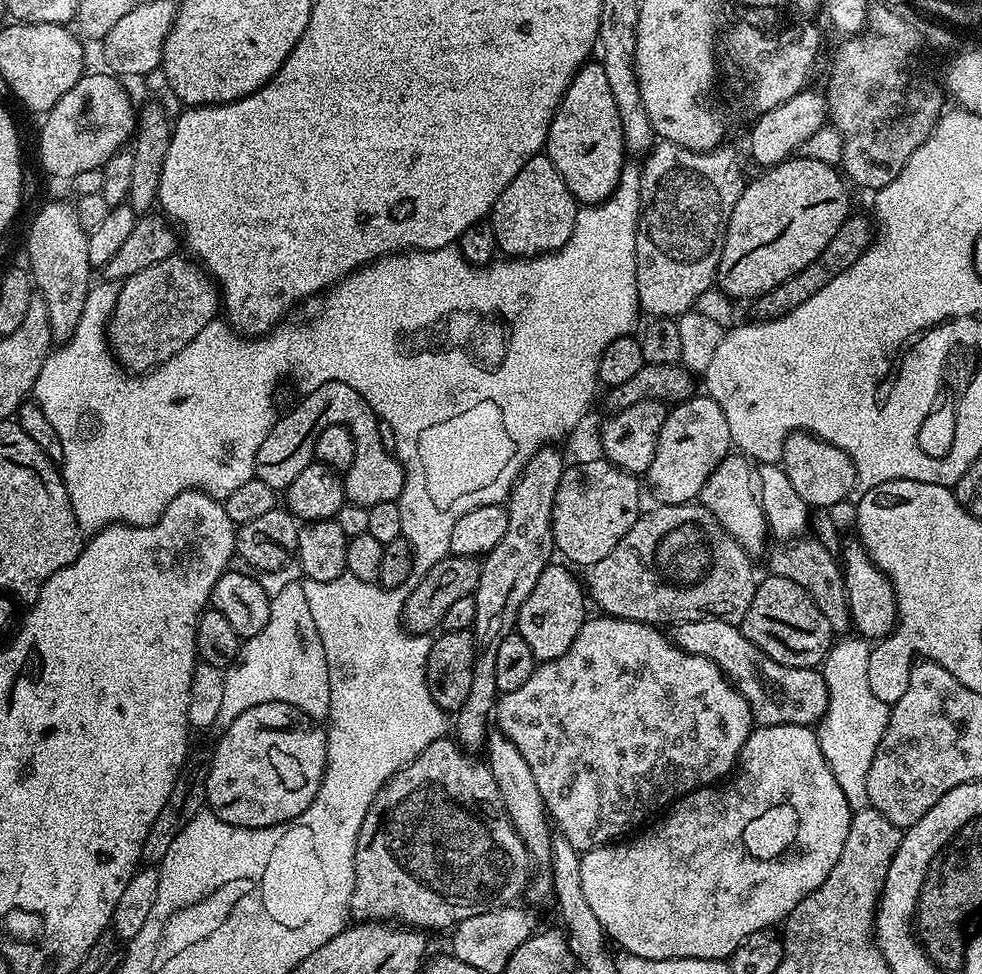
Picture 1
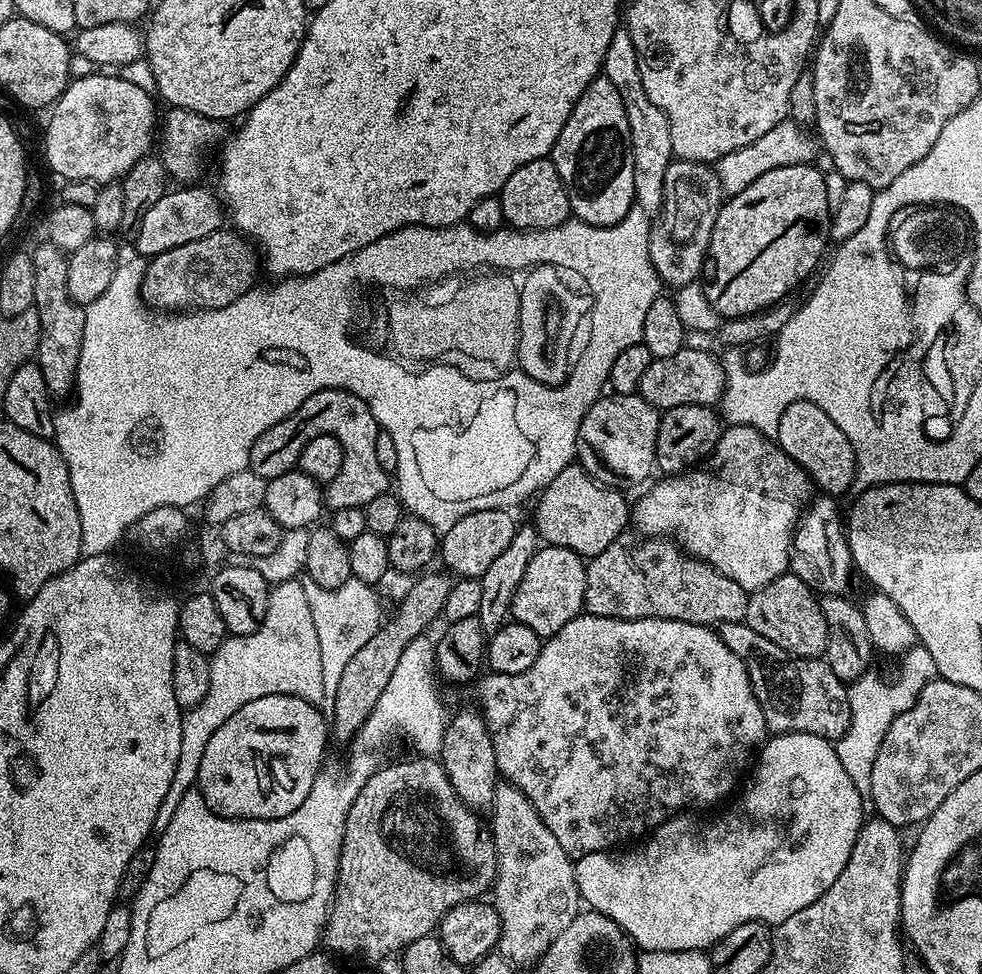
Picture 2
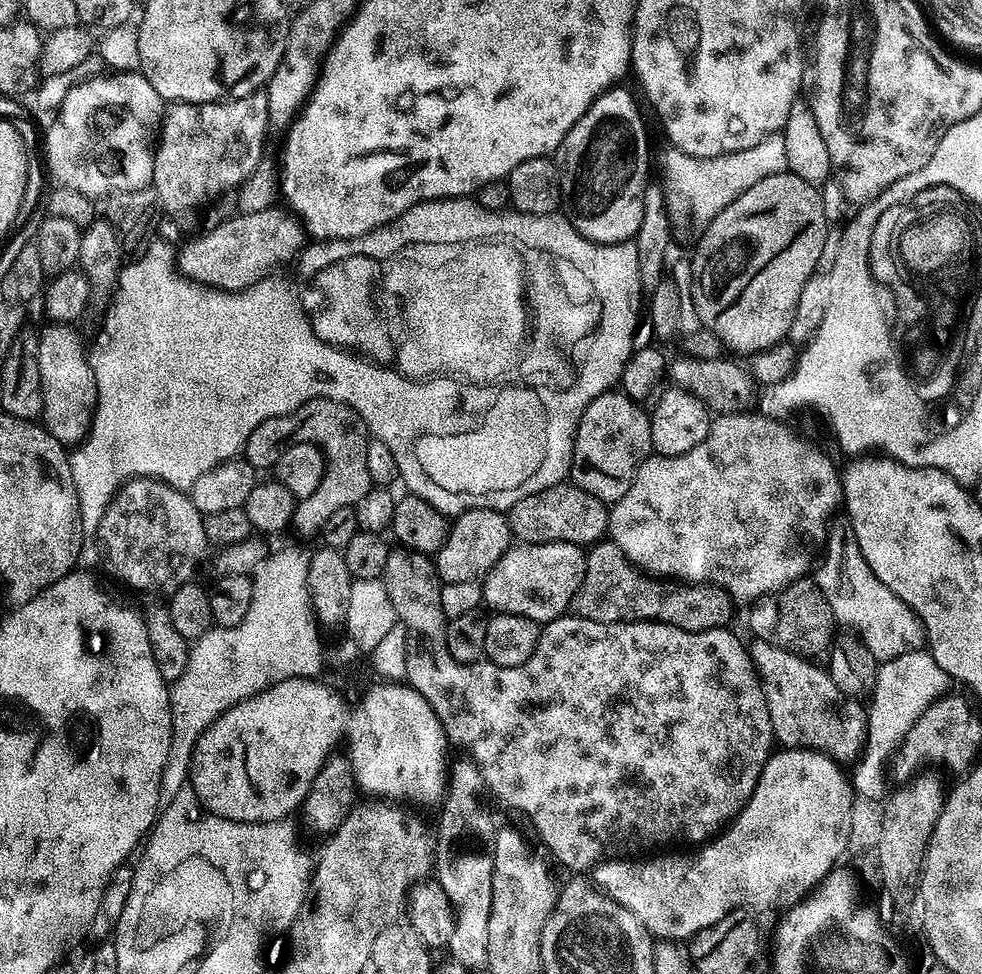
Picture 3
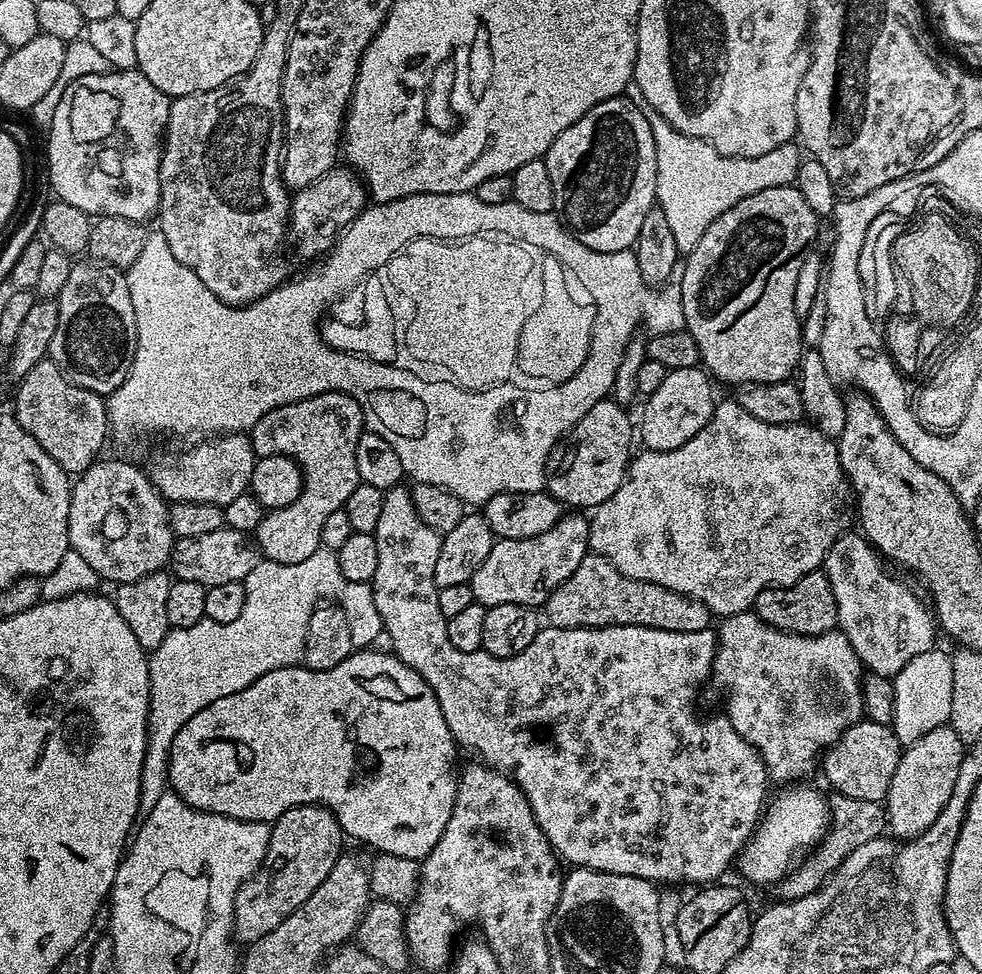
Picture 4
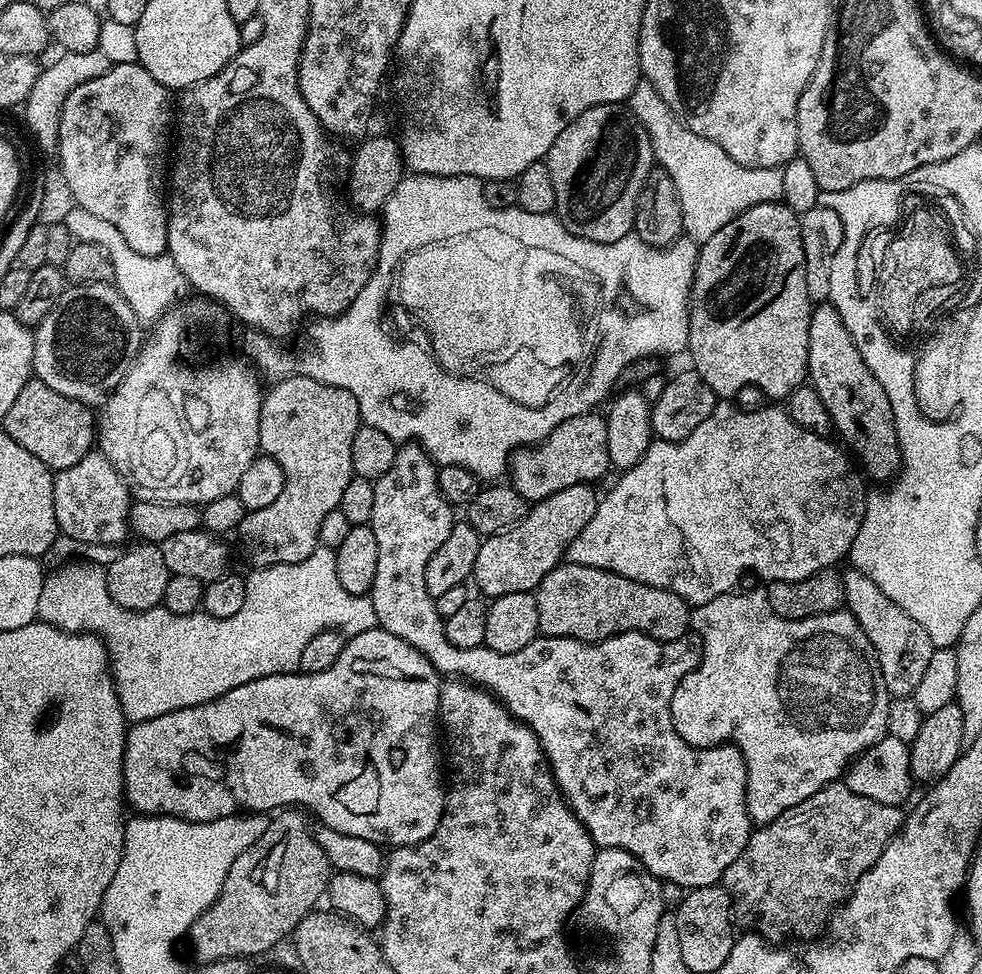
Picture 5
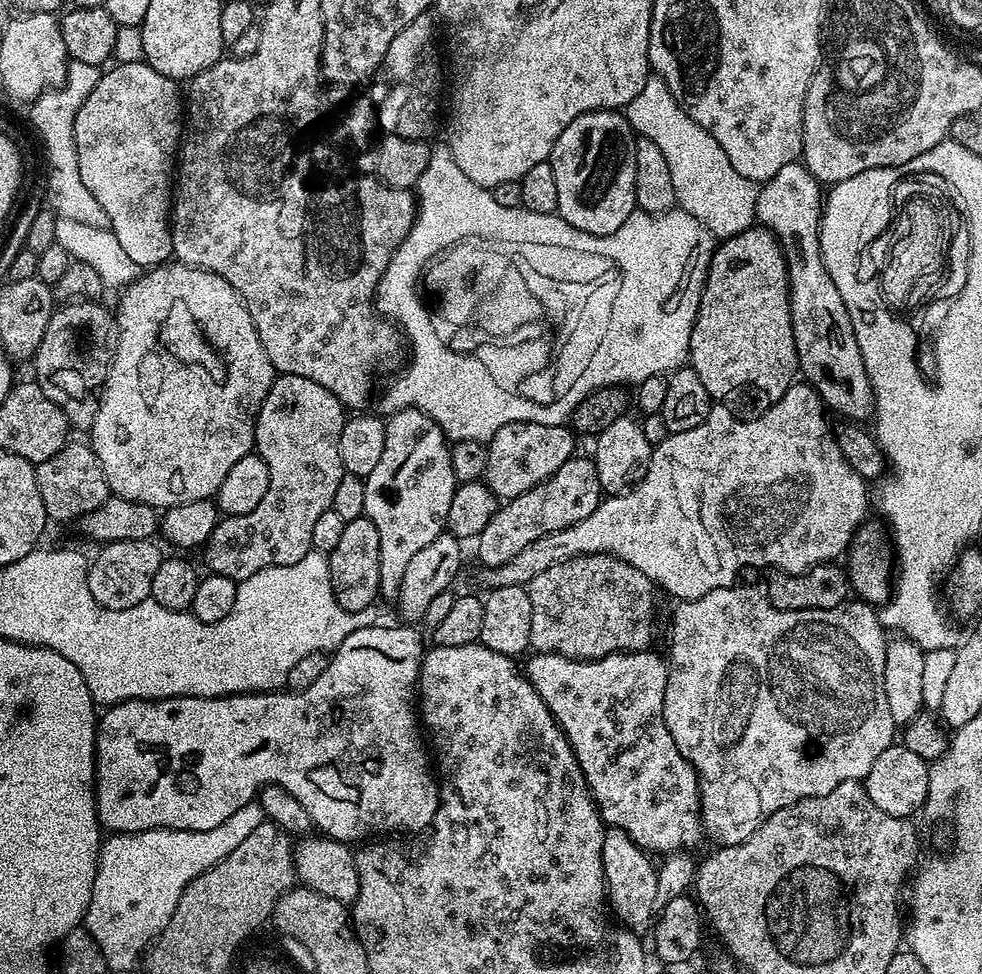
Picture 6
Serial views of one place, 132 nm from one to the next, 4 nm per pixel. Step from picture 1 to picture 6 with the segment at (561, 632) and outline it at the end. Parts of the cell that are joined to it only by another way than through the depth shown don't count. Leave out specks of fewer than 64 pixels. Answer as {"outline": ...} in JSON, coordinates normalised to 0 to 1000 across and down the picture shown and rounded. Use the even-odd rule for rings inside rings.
{"outline":[[[584,466],[575,476],[568,478],[559,493],[553,493],[548,499],[536,503],[536,507],[527,507],[506,521],[503,532],[499,532],[495,544],[491,544],[486,557],[489,560],[485,563],[494,584],[518,579],[523,569],[532,569],[532,565],[536,565],[540,556],[552,552],[552,548],[585,540],[585,536],[593,536],[593,532],[601,532],[601,528],[605,528],[613,512],[607,473],[602,467],[591,467]]]}

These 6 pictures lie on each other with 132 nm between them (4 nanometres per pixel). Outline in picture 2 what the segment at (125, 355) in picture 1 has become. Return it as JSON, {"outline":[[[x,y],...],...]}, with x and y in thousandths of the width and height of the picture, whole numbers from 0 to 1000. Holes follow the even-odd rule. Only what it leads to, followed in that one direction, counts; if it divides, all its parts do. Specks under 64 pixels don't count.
{"outline":[[[221,236],[212,242],[202,244],[198,248],[189,248],[177,253],[177,257],[169,257],[165,261],[154,264],[147,272],[147,284],[143,295],[143,304],[152,316],[159,318],[191,318],[206,316],[225,316],[234,314],[246,302],[251,302],[262,291],[261,271],[263,275],[263,259],[249,243],[239,236]]]}

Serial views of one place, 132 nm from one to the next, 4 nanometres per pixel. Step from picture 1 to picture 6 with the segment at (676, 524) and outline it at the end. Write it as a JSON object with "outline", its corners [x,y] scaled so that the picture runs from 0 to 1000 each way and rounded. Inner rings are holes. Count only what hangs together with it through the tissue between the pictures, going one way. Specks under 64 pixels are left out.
{"outline":[[[587,571],[584,575],[577,575],[566,580],[564,584],[564,592],[566,595],[558,595],[562,593],[554,593],[545,601],[544,611],[542,614],[542,642],[540,643],[540,655],[542,656],[541,664],[546,669],[559,669],[560,671],[572,671],[576,676],[585,676],[586,678],[608,678],[614,674],[620,674],[626,669],[655,669],[663,666],[664,648],[668,645],[668,624],[664,621],[664,604],[665,597],[658,593],[658,589],[654,589],[646,581],[642,581],[637,577],[633,577],[627,571]]]}

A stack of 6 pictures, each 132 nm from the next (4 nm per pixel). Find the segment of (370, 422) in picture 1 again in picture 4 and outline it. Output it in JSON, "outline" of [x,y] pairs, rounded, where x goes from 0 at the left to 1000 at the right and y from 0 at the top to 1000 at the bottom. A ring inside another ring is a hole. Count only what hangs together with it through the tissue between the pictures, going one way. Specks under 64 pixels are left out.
{"outline":[[[329,402],[267,425],[255,441],[255,451],[262,466],[284,466],[297,471],[310,488],[310,517],[330,513],[330,530],[334,531],[345,523],[342,517],[349,522],[352,511],[368,496],[360,462],[365,462],[365,450],[372,441],[371,426],[360,408],[350,402]]]}

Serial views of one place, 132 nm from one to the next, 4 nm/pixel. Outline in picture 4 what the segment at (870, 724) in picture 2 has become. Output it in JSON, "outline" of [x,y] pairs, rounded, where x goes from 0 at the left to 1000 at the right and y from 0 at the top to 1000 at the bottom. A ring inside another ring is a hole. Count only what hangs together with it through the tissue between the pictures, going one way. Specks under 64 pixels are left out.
{"outline":[[[950,663],[927,676],[927,680],[923,680],[907,699],[910,704],[910,733],[906,746],[918,766],[935,762],[939,754],[947,754],[947,749],[965,743],[967,721],[971,718],[971,684],[964,668],[961,670],[957,663]]]}

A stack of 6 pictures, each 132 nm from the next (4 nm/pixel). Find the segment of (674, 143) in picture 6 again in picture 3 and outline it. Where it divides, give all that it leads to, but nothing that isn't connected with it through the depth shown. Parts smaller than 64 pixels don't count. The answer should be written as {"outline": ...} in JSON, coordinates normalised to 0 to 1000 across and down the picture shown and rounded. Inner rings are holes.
{"outline":[[[795,134],[776,142],[764,154],[752,154],[743,158],[735,158],[727,162],[707,162],[695,154],[680,150],[676,156],[676,215],[680,218],[680,227],[684,230],[685,239],[701,238],[706,234],[709,240],[717,234],[747,203],[760,199],[768,187],[776,187],[776,183],[784,183],[788,179],[802,176],[799,161],[799,147]]]}

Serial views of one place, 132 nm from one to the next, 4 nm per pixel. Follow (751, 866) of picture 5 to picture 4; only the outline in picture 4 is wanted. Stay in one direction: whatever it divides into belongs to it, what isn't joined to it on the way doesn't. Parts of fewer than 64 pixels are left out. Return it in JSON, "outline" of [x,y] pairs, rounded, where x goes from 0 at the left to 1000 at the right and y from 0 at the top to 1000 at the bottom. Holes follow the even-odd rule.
{"outline":[[[854,815],[848,816],[848,818],[845,821],[843,855],[792,909],[792,915],[795,916],[793,919],[799,924],[812,924],[821,918],[833,915],[839,905],[850,895],[852,889],[870,873],[874,873],[874,869],[893,861],[901,853],[902,830],[899,824],[878,823],[874,819],[862,819]]]}

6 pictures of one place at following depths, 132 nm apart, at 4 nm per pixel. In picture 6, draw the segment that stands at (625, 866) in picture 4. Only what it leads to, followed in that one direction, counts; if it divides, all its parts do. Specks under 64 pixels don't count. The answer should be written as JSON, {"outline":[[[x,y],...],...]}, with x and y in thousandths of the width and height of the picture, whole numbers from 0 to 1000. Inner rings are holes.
{"outline":[[[411,419],[394,428],[393,458],[389,462],[389,471],[381,477],[375,489],[370,490],[371,522],[370,529],[381,536],[385,543],[385,581],[387,582],[387,612],[402,617],[407,611],[409,593],[413,593],[413,581],[426,569],[426,565],[438,561],[453,545],[458,528],[458,511],[462,511],[466,500],[462,491],[462,478],[458,474],[460,465],[458,453],[452,443],[430,421]],[[668,667],[626,669],[608,678],[586,678],[572,671],[546,669],[537,675],[536,693],[552,721],[573,747],[591,783],[593,795],[619,850],[632,850],[661,877],[705,873],[718,857],[713,837],[713,798],[707,786],[686,766],[676,736],[680,680]]]}

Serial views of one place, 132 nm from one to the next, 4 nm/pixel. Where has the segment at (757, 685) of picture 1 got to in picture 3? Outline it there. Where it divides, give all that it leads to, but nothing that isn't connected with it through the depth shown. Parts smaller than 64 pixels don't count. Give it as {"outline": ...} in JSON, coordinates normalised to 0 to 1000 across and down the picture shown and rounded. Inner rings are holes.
{"outline":[[[767,656],[765,660],[766,681],[776,695],[789,763],[798,768],[828,768],[830,772],[842,772],[852,782],[871,781],[881,771],[884,759],[881,724],[872,717],[853,717],[842,689],[826,677],[787,665],[779,657]]]}

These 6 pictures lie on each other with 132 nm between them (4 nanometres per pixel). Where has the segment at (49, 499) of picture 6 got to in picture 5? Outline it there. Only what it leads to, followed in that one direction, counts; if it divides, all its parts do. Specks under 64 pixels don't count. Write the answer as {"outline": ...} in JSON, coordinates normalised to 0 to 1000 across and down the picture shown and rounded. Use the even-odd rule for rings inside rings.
{"outline":[[[101,462],[89,464],[84,474],[67,478],[67,483],[56,486],[55,528],[57,541],[81,559],[122,559],[132,550],[130,524],[132,502],[126,492],[112,478],[106,465]]]}

